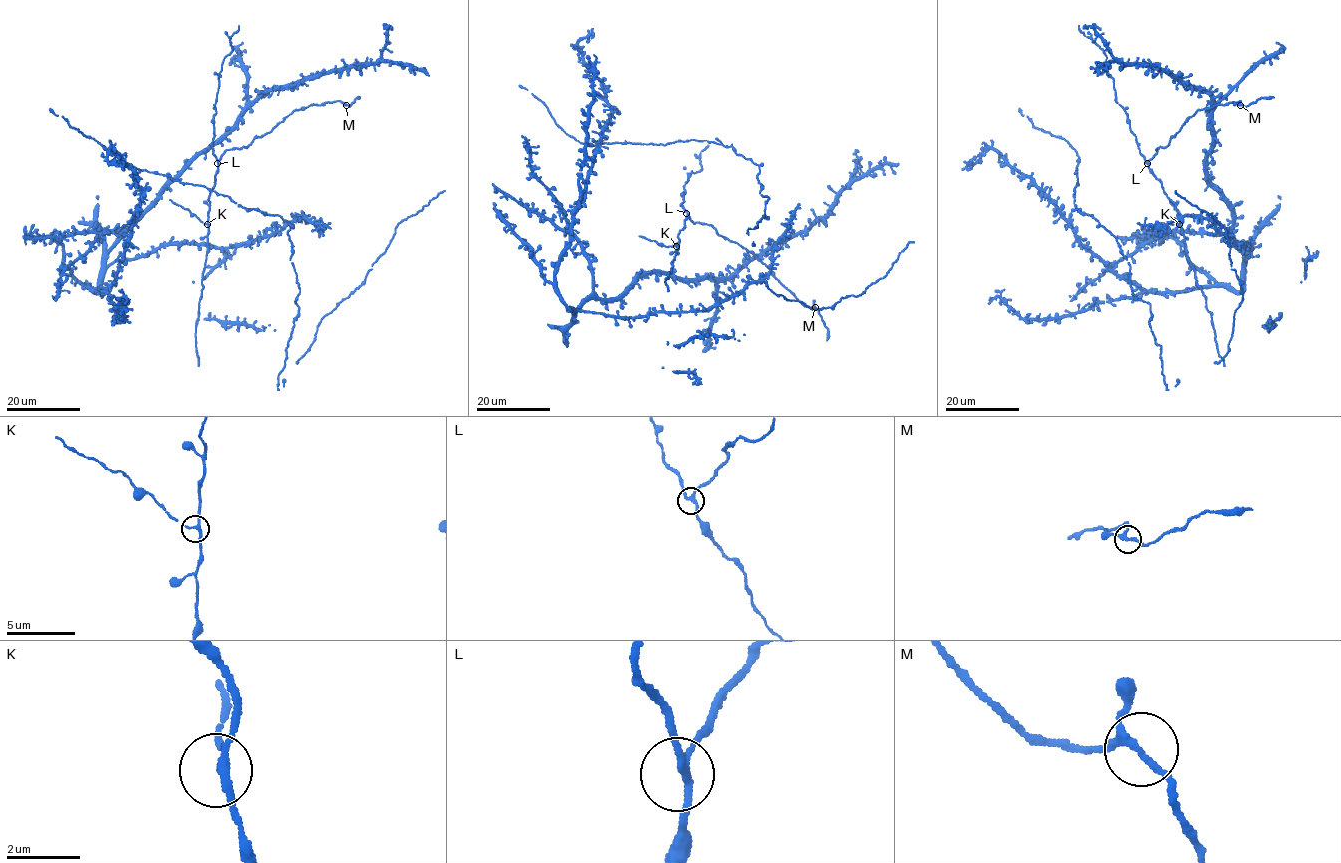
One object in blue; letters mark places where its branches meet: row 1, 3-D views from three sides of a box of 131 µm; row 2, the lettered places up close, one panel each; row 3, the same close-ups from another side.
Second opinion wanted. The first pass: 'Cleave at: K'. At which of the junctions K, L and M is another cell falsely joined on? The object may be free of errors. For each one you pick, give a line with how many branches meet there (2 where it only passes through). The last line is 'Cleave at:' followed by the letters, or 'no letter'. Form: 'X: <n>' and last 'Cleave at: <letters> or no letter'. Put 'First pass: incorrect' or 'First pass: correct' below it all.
Cleave at: no letter
First pass: incorrect

